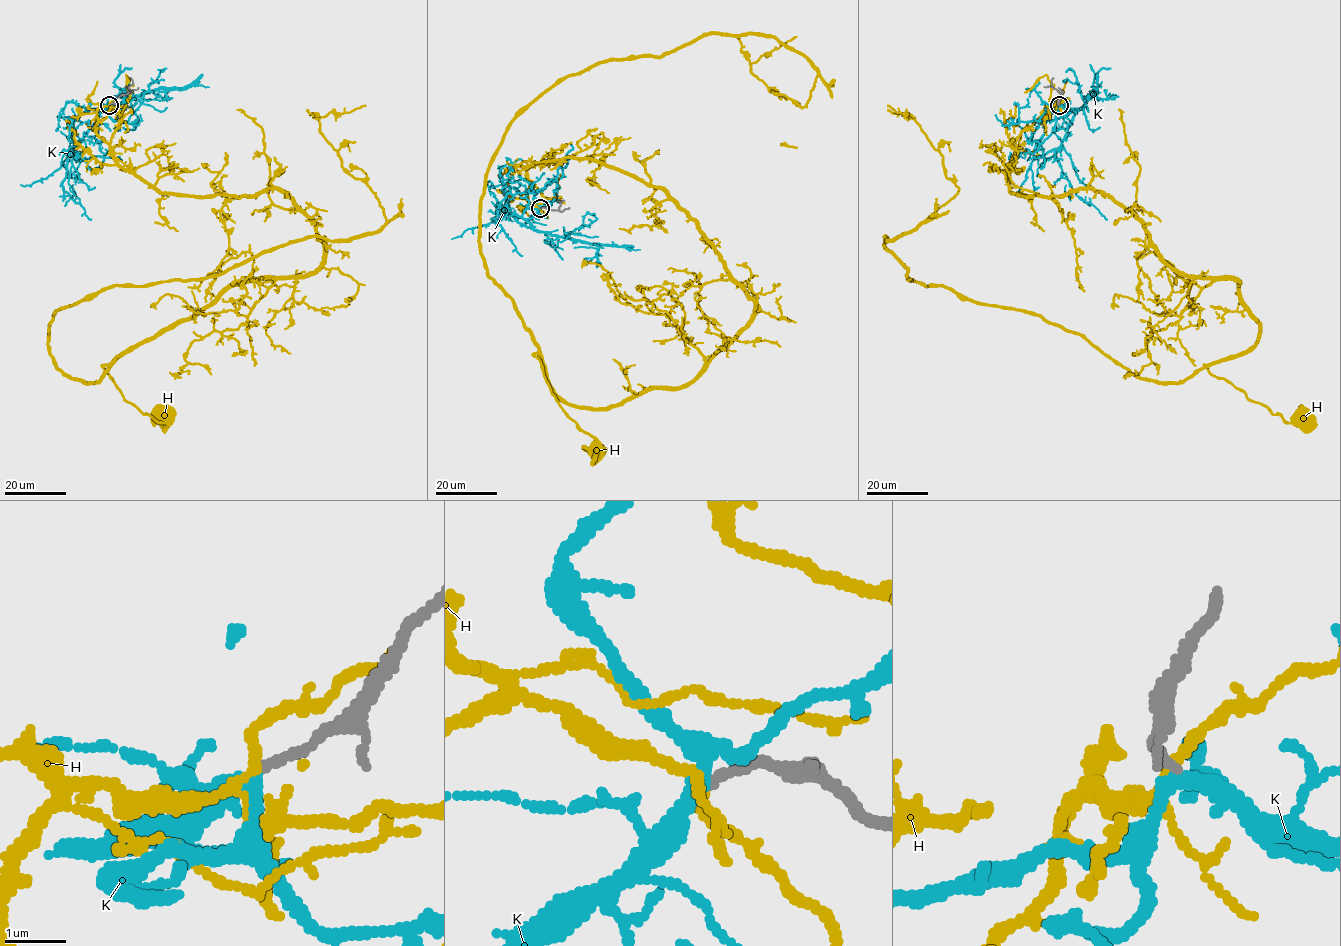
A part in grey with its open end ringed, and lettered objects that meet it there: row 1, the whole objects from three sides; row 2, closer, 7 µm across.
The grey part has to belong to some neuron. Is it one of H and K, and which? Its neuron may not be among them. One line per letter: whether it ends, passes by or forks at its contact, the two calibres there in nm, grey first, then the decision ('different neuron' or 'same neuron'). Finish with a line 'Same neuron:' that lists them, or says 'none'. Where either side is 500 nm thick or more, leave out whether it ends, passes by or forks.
H: it forks there; 150 nm thick on the grey side, 120 nm on the other; different neuron
K: it forks there; 150 nm thick on the grey side, 200 nm on the other; same neuron
Same neuron: K

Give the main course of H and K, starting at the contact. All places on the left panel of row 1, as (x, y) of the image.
H: (109, 104), (95, 131), (161, 192), (278, 188), (324, 246), (313, 273), (230, 286), (105, 365), (167, 417)
K: (109, 104), (94, 109), (100, 110), (100, 114), (69, 154), (62, 185), (91, 219)

